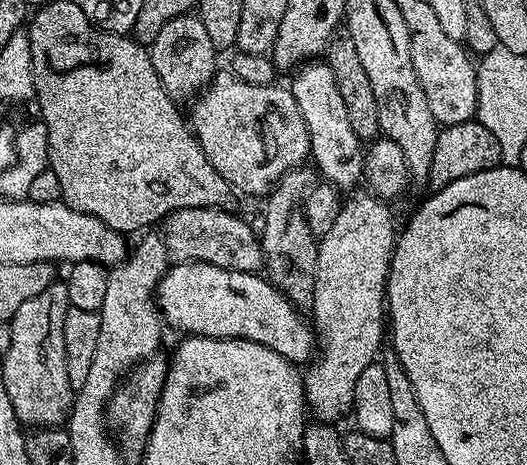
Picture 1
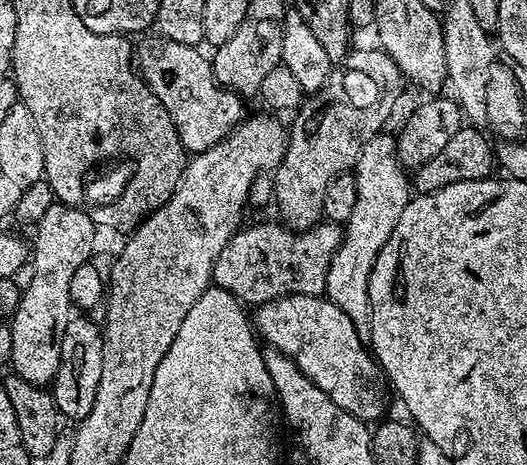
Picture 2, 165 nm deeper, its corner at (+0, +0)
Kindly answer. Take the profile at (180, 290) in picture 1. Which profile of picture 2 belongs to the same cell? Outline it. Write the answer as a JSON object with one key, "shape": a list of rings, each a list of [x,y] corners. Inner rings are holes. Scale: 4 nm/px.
{"shape":[[[327,295],[283,296],[259,305],[255,312],[254,328],[259,339],[267,347],[291,356],[298,370],[302,370],[318,390],[330,394],[330,399],[342,406],[342,410],[365,422],[379,421],[385,415],[384,407],[390,397],[386,377],[356,324],[350,322],[350,317],[338,310]]]}

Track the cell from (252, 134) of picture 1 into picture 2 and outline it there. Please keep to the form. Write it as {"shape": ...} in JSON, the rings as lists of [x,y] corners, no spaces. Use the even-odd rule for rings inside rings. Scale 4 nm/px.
{"shape":[[[148,34],[141,44],[134,48],[134,63],[141,78],[148,83],[148,88],[158,98],[162,106],[166,106],[166,114],[170,114],[170,122],[174,122],[174,130],[178,134],[180,144],[185,153],[195,154],[222,142],[246,119],[245,101],[230,88],[223,88],[212,72],[212,62],[207,55],[203,56],[199,47],[167,40],[159,34]]]}

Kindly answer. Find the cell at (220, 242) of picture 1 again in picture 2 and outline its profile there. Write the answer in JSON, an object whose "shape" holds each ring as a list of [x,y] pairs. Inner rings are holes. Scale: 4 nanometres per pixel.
{"shape":[[[321,222],[315,224],[313,228],[307,228],[304,232],[297,232],[283,223],[275,223],[252,224],[249,228],[244,226],[233,234],[230,242],[222,246],[222,252],[212,267],[212,284],[215,287],[234,294],[237,300],[248,306],[259,306],[283,296],[325,295],[326,274],[330,270],[330,262],[344,237],[343,227],[331,222]]]}

